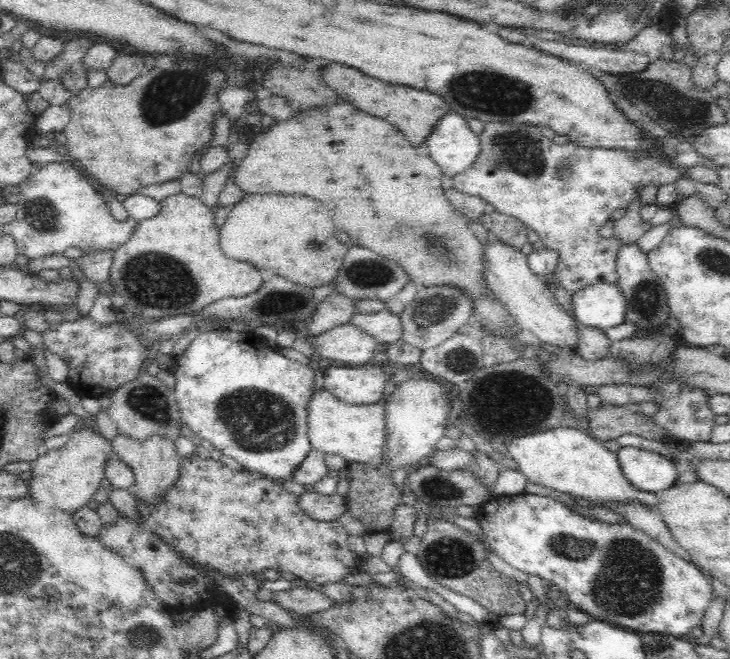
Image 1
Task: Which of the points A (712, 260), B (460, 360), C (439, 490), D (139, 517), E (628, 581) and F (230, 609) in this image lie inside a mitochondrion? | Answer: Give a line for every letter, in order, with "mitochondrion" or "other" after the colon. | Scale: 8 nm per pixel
A: mitochondrion
B: mitochondrion
C: mitochondrion
D: other
E: mitochondrion
F: other

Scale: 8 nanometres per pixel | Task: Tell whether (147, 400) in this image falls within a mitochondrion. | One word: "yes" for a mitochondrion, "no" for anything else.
yes

